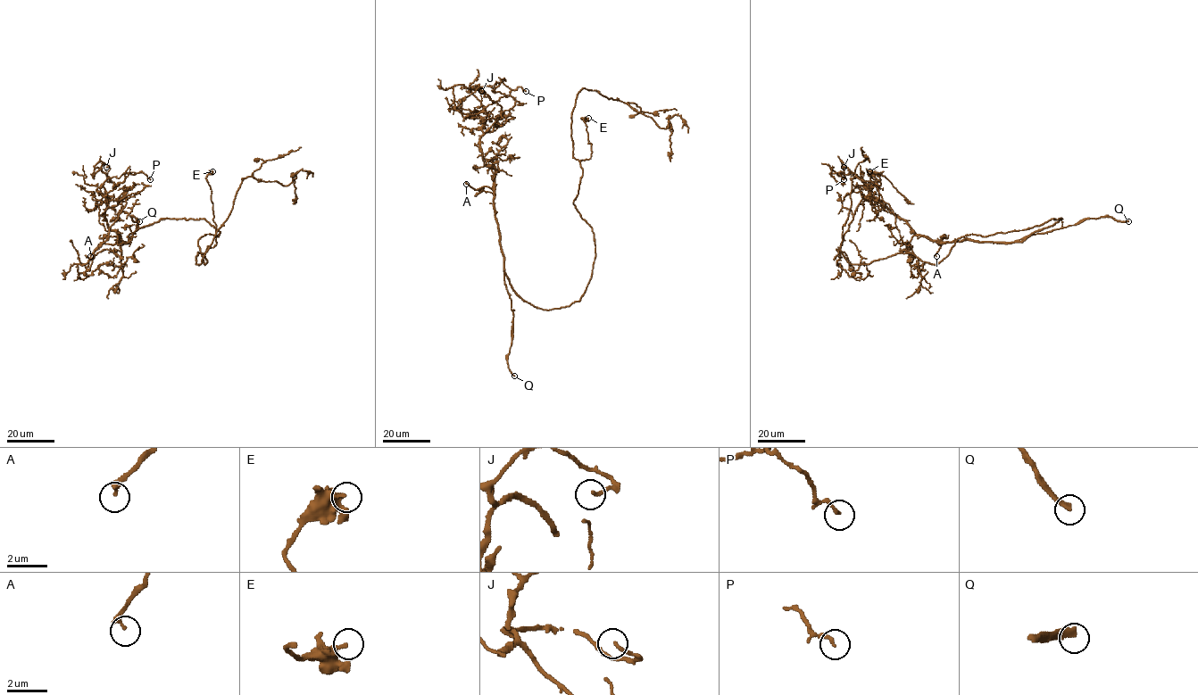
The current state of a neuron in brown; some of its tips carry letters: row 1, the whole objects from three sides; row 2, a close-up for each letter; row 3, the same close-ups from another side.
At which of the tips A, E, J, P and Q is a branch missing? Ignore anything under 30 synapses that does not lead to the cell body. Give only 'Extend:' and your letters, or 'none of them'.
Extend: A, Q

